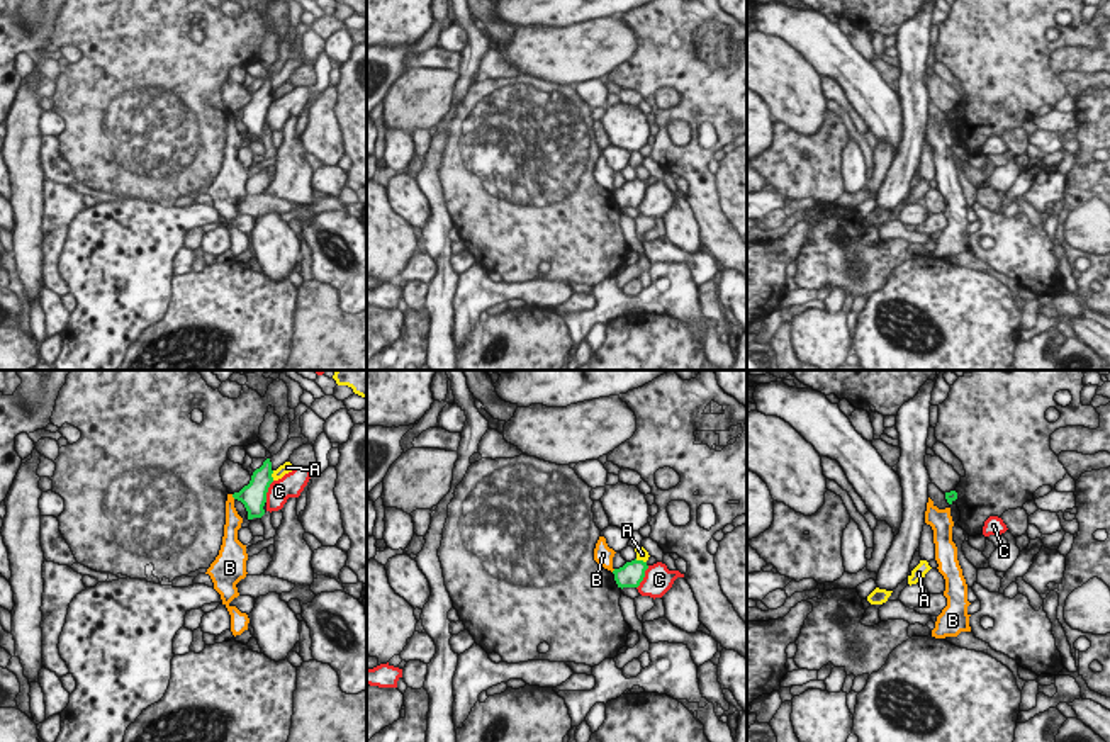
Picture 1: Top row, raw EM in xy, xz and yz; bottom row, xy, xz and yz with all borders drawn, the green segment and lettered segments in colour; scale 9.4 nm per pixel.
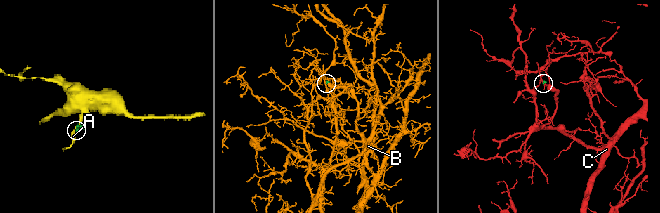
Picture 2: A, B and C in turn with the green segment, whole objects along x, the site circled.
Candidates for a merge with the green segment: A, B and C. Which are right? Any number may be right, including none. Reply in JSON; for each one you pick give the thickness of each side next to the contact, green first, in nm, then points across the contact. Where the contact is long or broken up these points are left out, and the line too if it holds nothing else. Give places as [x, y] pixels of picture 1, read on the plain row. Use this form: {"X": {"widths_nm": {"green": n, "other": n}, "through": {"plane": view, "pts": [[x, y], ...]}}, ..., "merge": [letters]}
{"merge": []}

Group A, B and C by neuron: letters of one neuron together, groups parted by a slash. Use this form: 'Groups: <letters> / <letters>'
Groups: A / B / C

